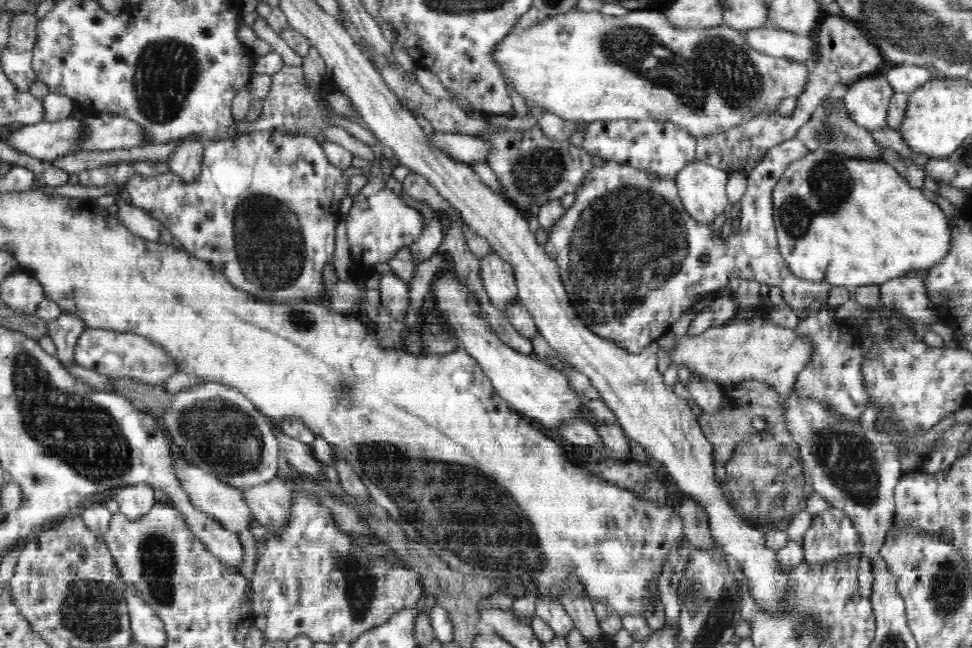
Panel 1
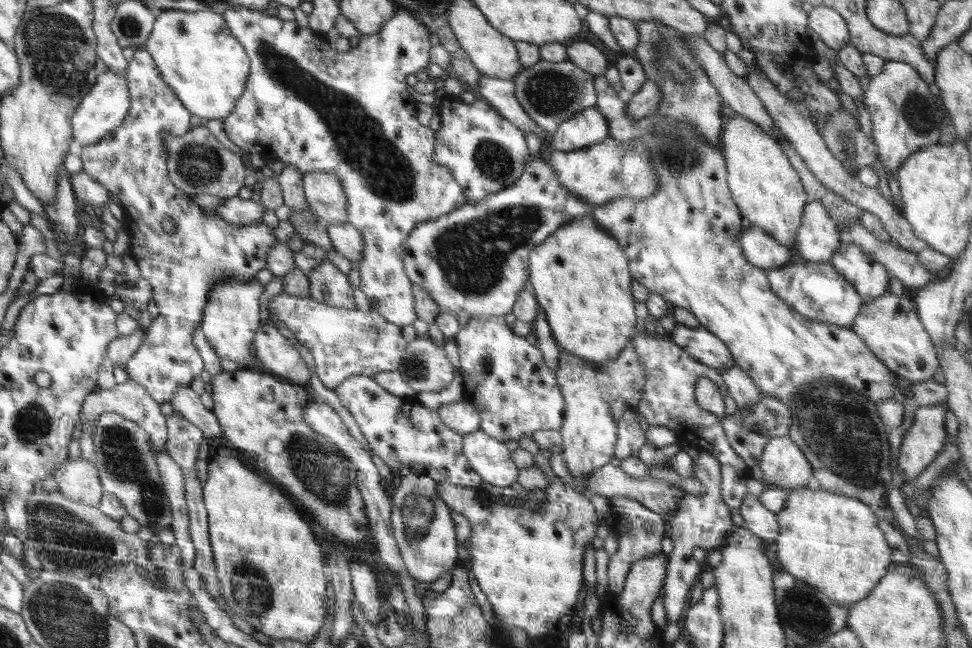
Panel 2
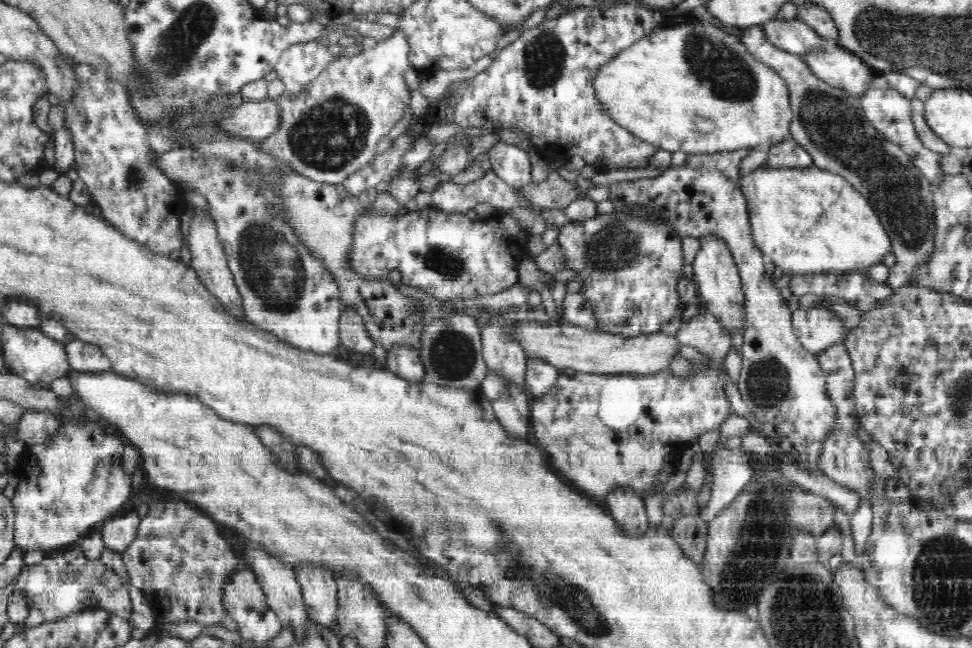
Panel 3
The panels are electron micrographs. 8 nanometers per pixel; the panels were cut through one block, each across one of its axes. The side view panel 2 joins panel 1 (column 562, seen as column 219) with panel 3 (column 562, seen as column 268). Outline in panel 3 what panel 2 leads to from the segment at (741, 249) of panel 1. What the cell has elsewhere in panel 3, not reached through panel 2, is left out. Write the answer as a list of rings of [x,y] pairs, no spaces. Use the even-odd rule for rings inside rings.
[[[616,207],[613,213],[598,214],[594,216],[594,218],[585,221],[570,221],[567,225],[559,229],[559,235],[555,242],[557,242],[560,249],[562,249],[562,255],[564,255],[564,259],[566,259],[566,268],[577,272],[576,279],[583,282],[581,292],[584,293],[586,299],[592,303],[594,315],[596,315],[600,327],[607,332],[622,335],[623,337],[640,336],[642,334],[660,331],[660,327],[666,324],[671,318],[674,318],[674,316],[682,317],[685,307],[680,303],[676,284],[678,284],[683,274],[684,257],[682,256],[681,238],[670,224],[662,224],[661,222],[657,222],[657,220],[645,220],[643,216],[631,216],[631,214],[625,213],[624,207]]]

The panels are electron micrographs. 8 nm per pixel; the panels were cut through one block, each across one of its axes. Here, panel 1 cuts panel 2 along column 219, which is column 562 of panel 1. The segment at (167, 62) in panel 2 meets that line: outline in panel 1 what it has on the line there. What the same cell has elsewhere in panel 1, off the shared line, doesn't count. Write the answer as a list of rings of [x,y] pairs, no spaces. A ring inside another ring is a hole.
[[[654,7],[642,10],[628,11],[625,16],[608,16],[601,12],[566,12],[554,17],[547,17],[542,22],[538,21],[534,26],[520,30],[513,28],[491,52],[491,59],[499,66],[507,84],[510,84],[522,98],[527,106],[538,106],[545,112],[556,114],[560,118],[569,121],[584,121],[591,123],[595,120],[620,120],[620,119],[656,119],[670,121],[682,129],[686,129],[690,135],[699,136],[715,135],[729,131],[730,127],[737,127],[744,121],[761,115],[765,112],[776,112],[780,102],[788,96],[798,97],[809,79],[808,68],[805,62],[794,61],[794,59],[776,58],[762,54],[748,46],[742,32],[734,28],[711,27],[698,29],[678,29],[670,24],[662,9]]]

